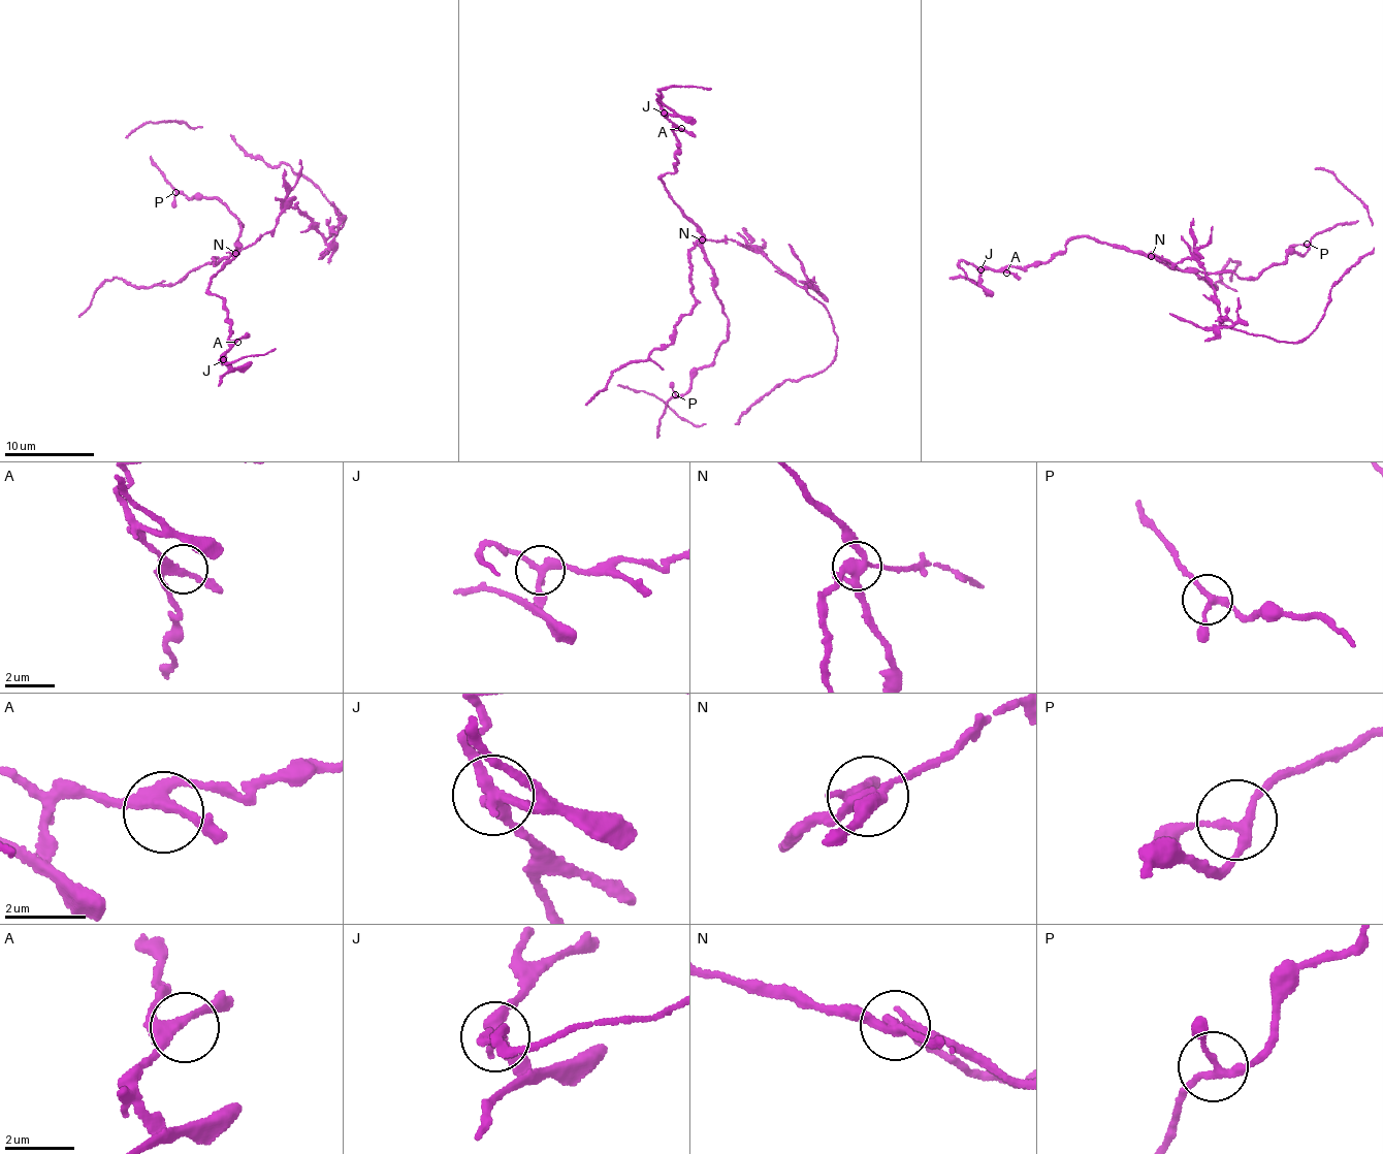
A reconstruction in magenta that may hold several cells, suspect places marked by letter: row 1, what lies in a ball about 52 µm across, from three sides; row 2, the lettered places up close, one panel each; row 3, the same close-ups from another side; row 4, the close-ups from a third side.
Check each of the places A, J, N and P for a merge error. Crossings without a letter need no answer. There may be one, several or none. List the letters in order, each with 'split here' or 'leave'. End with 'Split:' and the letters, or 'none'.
A: leave
J: split here
N: split here
P: leave
Split: J, N

